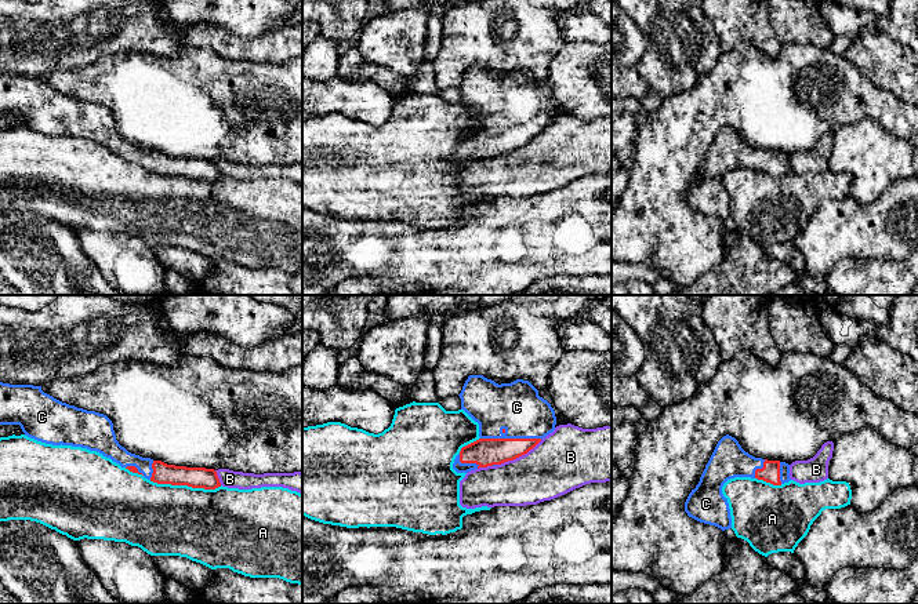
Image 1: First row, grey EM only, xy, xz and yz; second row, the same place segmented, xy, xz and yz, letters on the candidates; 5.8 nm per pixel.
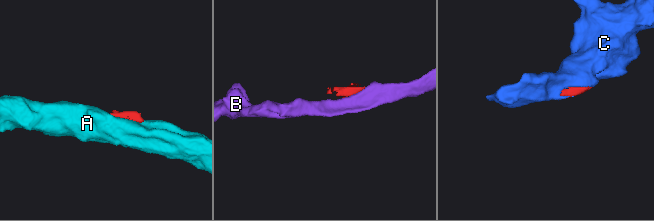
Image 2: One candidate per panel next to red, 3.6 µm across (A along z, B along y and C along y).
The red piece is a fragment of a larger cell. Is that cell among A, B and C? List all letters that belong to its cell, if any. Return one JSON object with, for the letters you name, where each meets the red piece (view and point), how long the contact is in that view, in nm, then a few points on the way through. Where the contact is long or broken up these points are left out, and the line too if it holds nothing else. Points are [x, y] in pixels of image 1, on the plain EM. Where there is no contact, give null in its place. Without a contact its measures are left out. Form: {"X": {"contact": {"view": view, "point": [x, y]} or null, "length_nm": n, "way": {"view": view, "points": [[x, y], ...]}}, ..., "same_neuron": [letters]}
{"C": {"contact": {"view": "xz", "point": [511, 130]}, "length_nm": 360}, "same_neuron": ["C"]}

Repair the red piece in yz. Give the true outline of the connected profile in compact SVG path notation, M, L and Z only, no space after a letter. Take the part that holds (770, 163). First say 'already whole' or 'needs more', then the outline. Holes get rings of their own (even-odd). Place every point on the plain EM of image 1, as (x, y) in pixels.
needs more | M726 125L718 132L699 175L685 193L687 207L722 222L732 219L730 200L722 178L734 168L758 170L773 177L791 171L788 154L755 149L734 128Z

